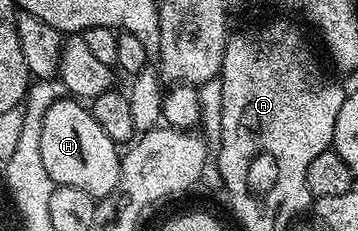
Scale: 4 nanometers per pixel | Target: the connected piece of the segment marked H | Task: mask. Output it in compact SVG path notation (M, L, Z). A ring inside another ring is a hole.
M66 96L60 98L55 104L51 104L51 108L47 108L47 116L43 116L43 128L39 136L39 152L43 152L43 168L47 168L47 176L51 176L51 180L58 186L70 186L71 188L83 188L83 192L87 192L94 200L108 198L117 188L117 181L121 179L121 154L119 153L118 143L111 140L111 136L107 136L107 132L103 132L103 128L99 128L99 120L95 120L92 109L86 108L80 101L74 100L72 97Z

